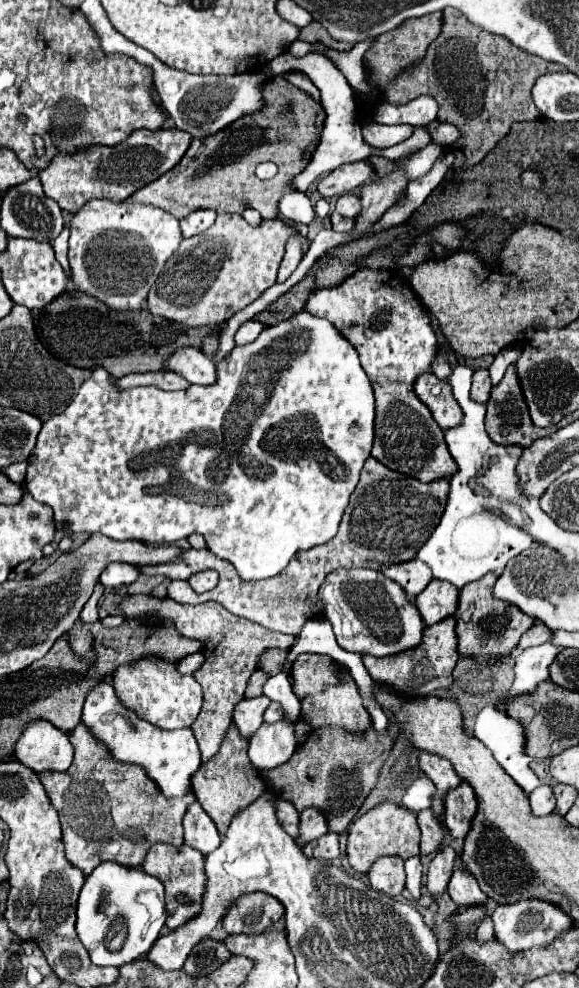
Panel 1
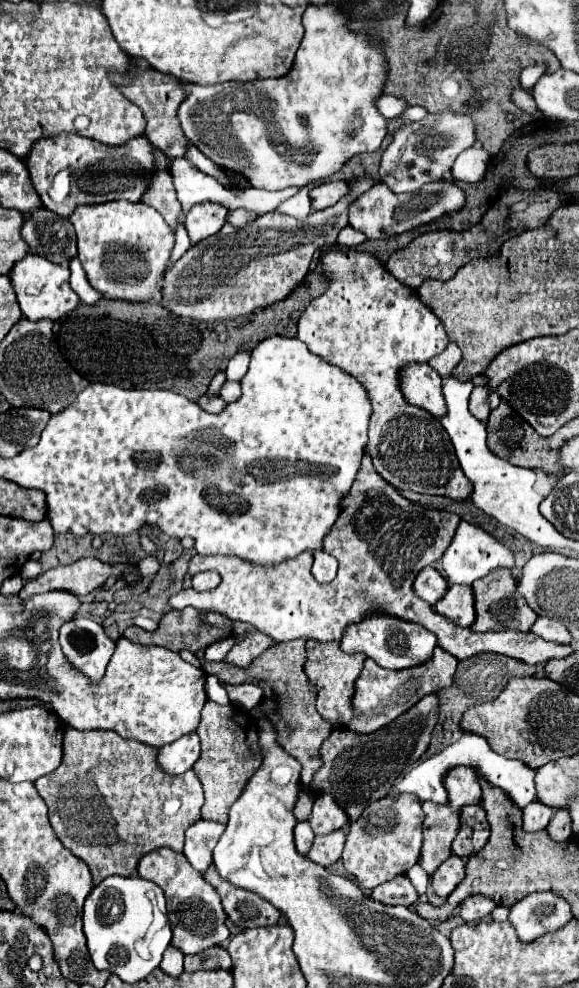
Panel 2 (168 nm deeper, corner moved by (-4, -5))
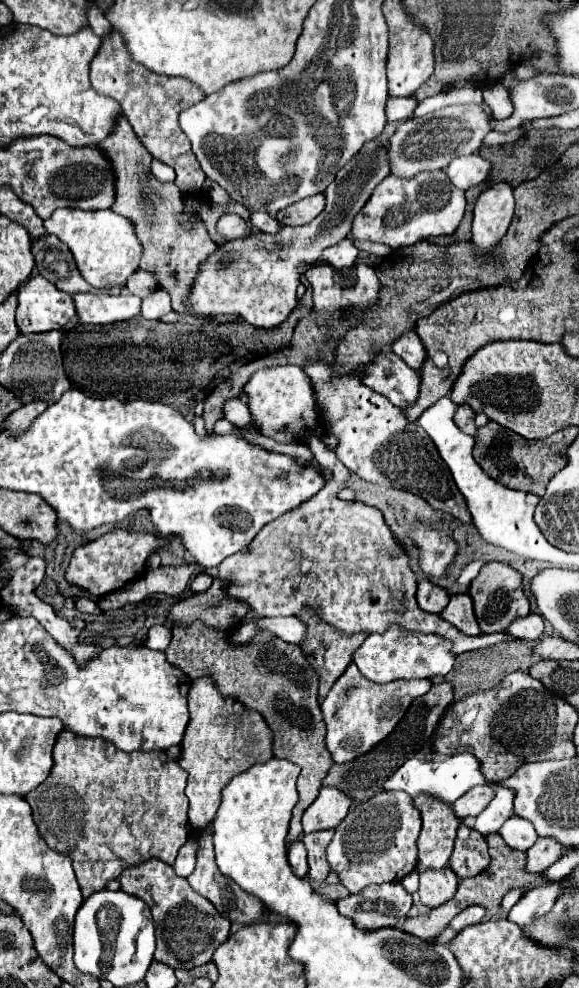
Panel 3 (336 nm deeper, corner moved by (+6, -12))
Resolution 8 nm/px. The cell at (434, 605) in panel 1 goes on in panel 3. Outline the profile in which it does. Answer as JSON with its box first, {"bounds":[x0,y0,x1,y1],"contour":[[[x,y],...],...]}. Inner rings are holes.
{"bounds":[441,594,481,636],"contour":[[[455,594],[455,596],[451,596],[447,608],[441,612],[441,618],[451,622],[463,634],[469,634],[469,636],[481,634],[481,628],[477,624],[475,612],[473,612],[473,600],[471,600],[469,594]]]}

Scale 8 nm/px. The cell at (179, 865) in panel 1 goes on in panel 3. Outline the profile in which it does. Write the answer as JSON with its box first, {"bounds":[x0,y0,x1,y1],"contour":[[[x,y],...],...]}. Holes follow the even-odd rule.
{"bounds":[119,858,231,970],"contour":[[[157,858],[125,868],[125,872],[119,876],[119,884],[123,892],[141,898],[151,908],[157,940],[153,958],[157,962],[163,962],[171,968],[191,970],[211,962],[215,950],[229,938],[231,922],[225,920],[207,898],[195,892],[185,878],[179,878],[169,864]]]}

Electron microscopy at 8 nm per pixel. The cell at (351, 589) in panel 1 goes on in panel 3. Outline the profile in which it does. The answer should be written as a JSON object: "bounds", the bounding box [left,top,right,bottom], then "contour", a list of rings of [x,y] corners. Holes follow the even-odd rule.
{"bounds":[353,626,455,684],"contour":[[[391,626],[387,632],[377,634],[377,638],[367,638],[355,652],[353,662],[359,672],[377,684],[387,684],[393,680],[409,678],[443,678],[455,664],[455,654],[451,652],[451,640],[437,634],[405,632],[399,626]]]}

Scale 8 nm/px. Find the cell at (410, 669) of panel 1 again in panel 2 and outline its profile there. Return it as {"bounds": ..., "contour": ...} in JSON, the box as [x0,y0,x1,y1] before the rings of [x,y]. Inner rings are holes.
{"bounds":[347,647,459,733],"contour":[[[435,647],[431,661],[427,661],[423,665],[415,665],[411,669],[401,669],[399,673],[395,673],[391,669],[383,669],[383,667],[375,665],[375,661],[365,659],[365,667],[357,679],[357,691],[353,697],[355,717],[347,727],[357,733],[371,733],[371,731],[377,731],[379,727],[391,723],[401,713],[405,713],[415,703],[419,703],[425,695],[451,687],[457,663],[459,663],[459,659],[451,657],[443,647]]]}

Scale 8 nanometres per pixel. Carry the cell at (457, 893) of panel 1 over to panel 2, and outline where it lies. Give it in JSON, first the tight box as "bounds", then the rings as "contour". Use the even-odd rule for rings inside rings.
{"bounds":[459,895,495,923],"contour":[[[471,895],[467,899],[461,901],[459,905],[459,915],[465,923],[477,923],[481,919],[485,919],[493,909],[495,909],[495,901],[485,897],[485,895]]]}

